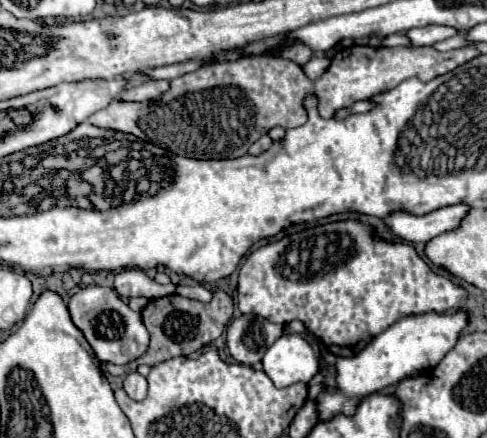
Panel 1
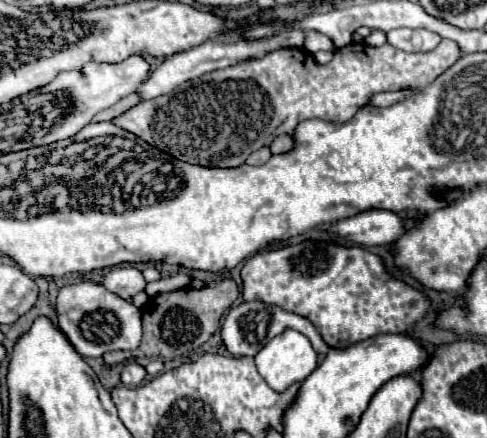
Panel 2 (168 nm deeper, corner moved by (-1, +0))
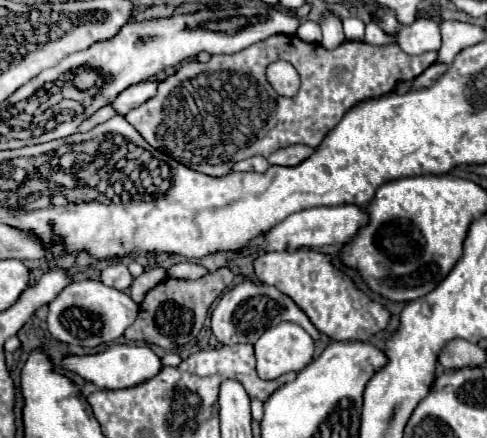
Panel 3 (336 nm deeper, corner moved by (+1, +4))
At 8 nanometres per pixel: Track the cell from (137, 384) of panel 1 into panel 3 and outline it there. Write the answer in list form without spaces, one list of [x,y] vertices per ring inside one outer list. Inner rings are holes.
[[[112,345],[104,353],[88,355],[88,357],[66,357],[62,361],[64,369],[76,371],[86,381],[92,381],[94,385],[102,389],[126,389],[134,387],[138,383],[144,383],[152,379],[160,371],[160,359],[154,355],[154,351],[148,345]]]

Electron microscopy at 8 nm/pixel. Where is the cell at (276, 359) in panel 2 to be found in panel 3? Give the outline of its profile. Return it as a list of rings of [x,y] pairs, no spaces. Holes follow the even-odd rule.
[[[282,321],[254,343],[254,351],[258,377],[276,379],[290,371],[302,371],[312,361],[314,341],[300,325]]]

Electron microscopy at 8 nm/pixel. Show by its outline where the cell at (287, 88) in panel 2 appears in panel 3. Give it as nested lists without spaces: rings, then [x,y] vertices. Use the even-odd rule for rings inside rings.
[[[276,35],[240,53],[232,55],[212,55],[208,63],[190,61],[184,63],[178,73],[166,77],[158,85],[158,95],[142,103],[140,107],[126,113],[126,121],[154,147],[174,157],[176,161],[194,167],[206,175],[226,175],[232,167],[248,159],[252,155],[268,157],[272,151],[280,147],[288,147],[294,143],[304,143],[310,147],[318,147],[324,135],[334,129],[342,115],[364,99],[382,97],[394,91],[396,83],[416,79],[424,69],[436,63],[438,51],[428,51],[422,55],[408,55],[398,45],[368,45],[364,41],[344,41],[340,47],[328,51],[318,43],[304,43],[296,35]],[[276,61],[288,61],[300,75],[300,93],[294,97],[280,97],[266,79],[268,65]]]

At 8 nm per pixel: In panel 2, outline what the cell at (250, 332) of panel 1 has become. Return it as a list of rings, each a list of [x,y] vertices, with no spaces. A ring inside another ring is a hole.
[[[244,301],[236,307],[230,307],[228,315],[222,321],[222,341],[234,357],[242,357],[242,355],[254,357],[266,343],[270,343],[276,335],[280,335],[286,329],[296,329],[302,335],[306,335],[316,353],[328,353],[330,347],[324,343],[324,339],[320,337],[320,333],[316,331],[316,327],[308,319],[304,319],[296,313],[284,311],[278,305],[266,305],[266,303],[260,303],[260,301]]]

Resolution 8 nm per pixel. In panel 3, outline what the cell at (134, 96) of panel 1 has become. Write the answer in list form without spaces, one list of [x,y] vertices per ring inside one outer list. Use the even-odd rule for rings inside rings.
[[[106,105],[106,107],[98,109],[90,119],[86,119],[86,121],[80,125],[80,129],[78,129],[78,131],[90,131],[92,127],[96,127],[96,125],[100,125],[100,123],[108,121],[108,119],[110,119],[110,117],[114,117],[114,115],[116,115],[116,109],[114,109],[112,105]]]

